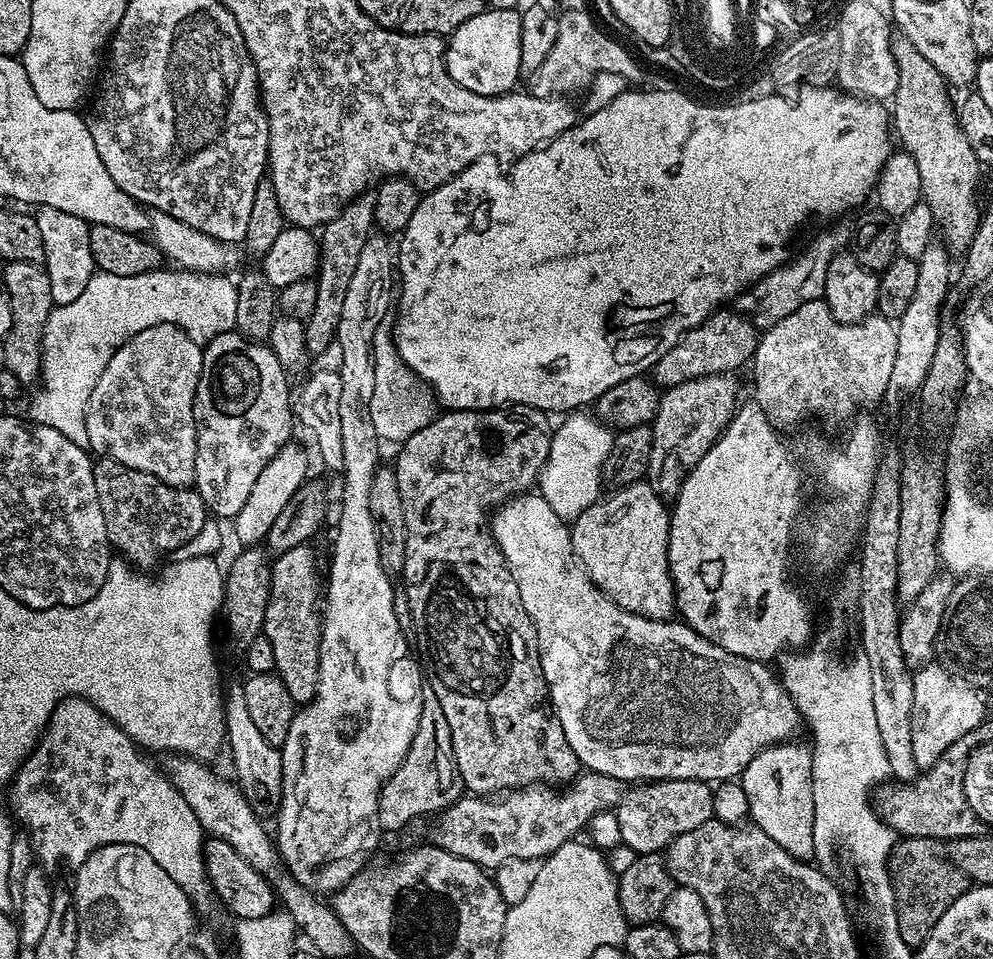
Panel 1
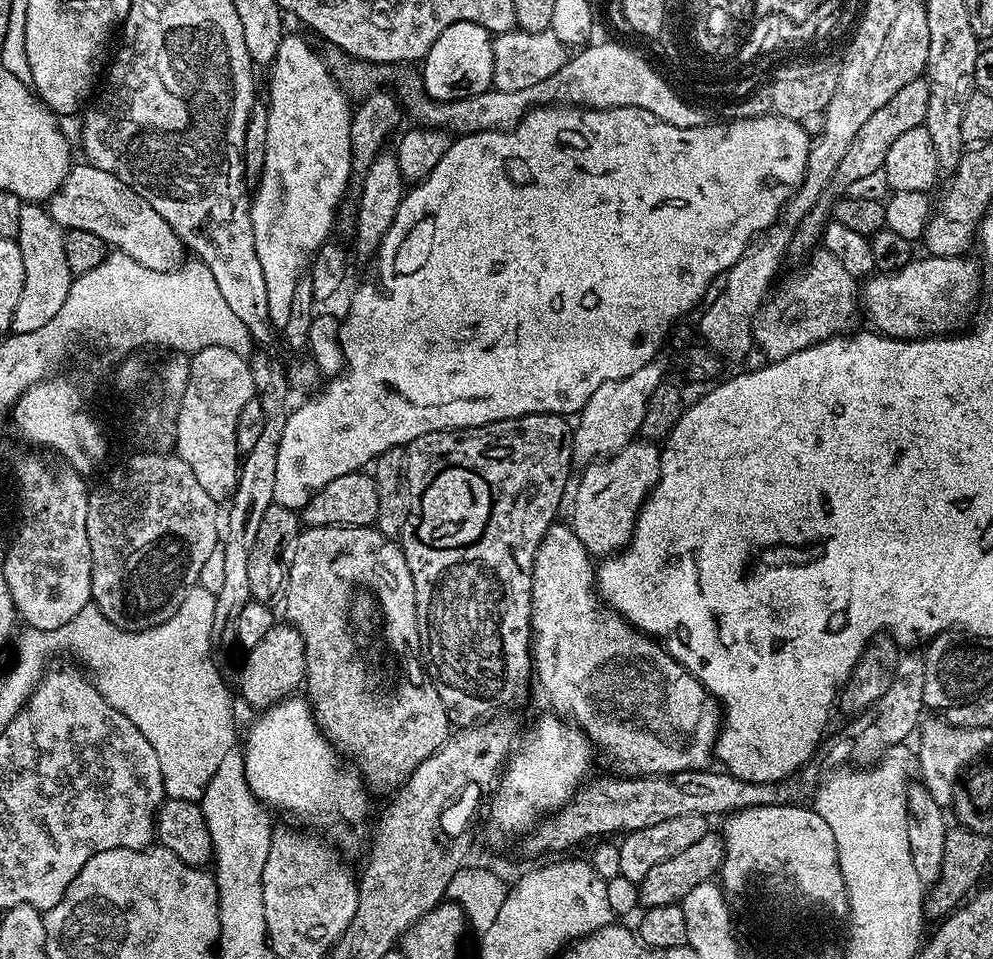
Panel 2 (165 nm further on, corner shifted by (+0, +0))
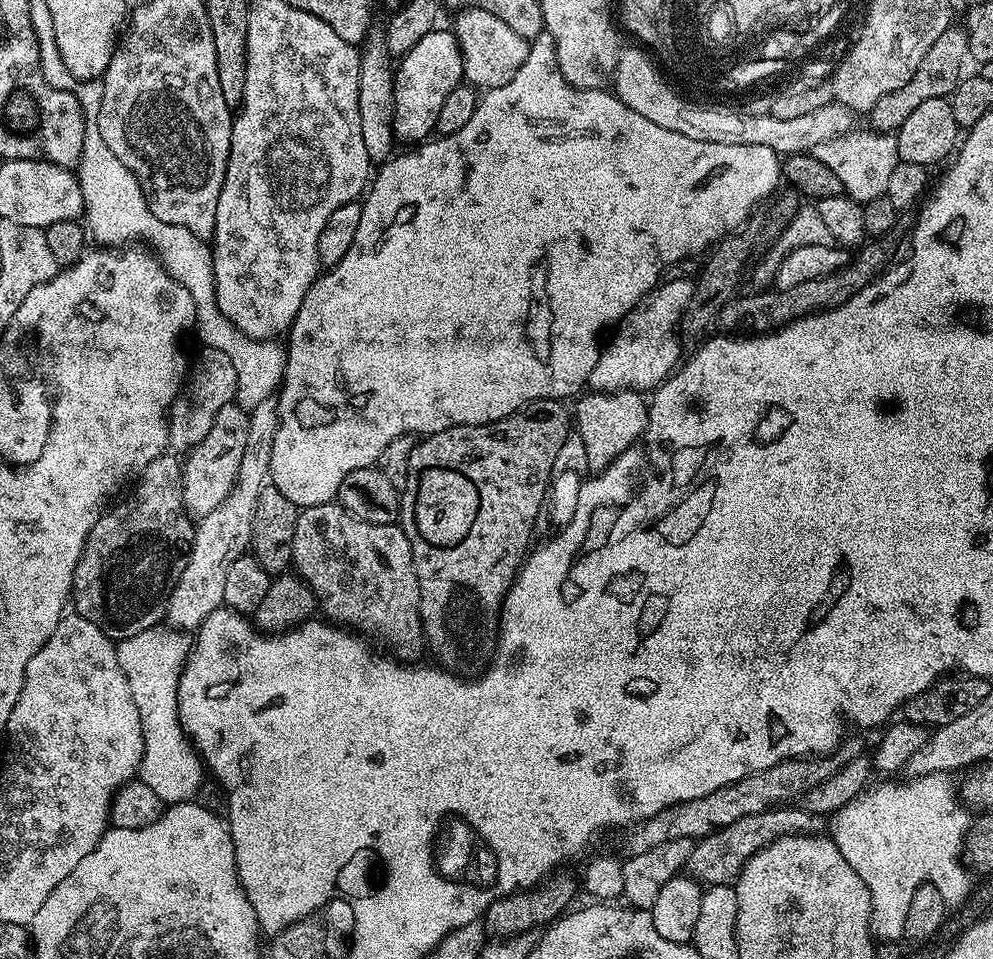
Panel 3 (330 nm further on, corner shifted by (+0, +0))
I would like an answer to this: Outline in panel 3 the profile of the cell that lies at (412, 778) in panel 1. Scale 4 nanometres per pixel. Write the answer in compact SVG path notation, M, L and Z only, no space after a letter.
M338 502L305 508L297 515L294 526L291 567L308 583L310 590L316 595L319 611L331 623L385 640L393 648L391 651L400 658L416 658L412 656L425 651L426 641L424 627L420 621L420 591L414 554L399 523L366 522L362 518L351 516Z

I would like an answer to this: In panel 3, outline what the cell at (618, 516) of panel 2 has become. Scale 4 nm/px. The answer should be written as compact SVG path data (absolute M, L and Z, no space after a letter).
M592 390L587 394L589 396L581 395L575 401L574 428L586 445L589 469L603 470L611 460L643 437L648 426L649 401L635 390Z

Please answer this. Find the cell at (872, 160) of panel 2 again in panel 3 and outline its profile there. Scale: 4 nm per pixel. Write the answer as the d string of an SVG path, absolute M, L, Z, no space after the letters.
M949 26L942 34L938 34L938 42L934 42L934 46L930 46L930 50L926 50L926 58L922 58L922 62L918 62L918 70L914 70L914 74L910 78L910 82L906 82L906 86L898 86L898 90L890 90L890 94L886 94L886 98L878 98L878 102L872 107L870 119L872 119L871 127L877 132L895 133L896 129L902 126L902 122L906 122L906 118L917 108L922 102L926 102L930 98L948 98L951 97L954 89L960 85L962 79L962 71L964 60L968 56L968 34L963 27Z

